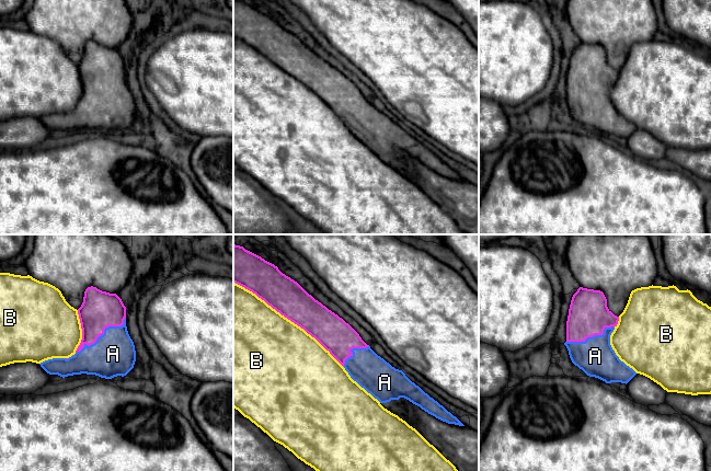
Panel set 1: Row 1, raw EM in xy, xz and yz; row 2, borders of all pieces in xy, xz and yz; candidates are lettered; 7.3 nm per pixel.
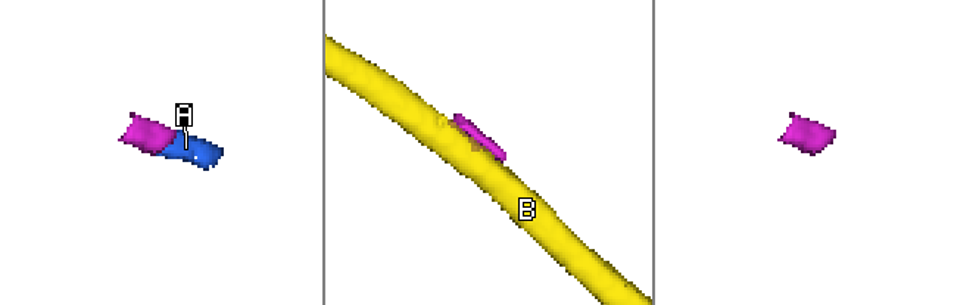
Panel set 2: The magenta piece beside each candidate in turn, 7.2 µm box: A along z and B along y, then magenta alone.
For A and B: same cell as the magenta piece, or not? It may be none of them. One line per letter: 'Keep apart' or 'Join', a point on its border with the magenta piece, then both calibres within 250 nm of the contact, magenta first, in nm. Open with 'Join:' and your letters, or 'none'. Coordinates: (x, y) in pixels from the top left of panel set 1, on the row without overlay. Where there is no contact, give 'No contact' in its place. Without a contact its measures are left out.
Join: A
A: Join. Touches magenta at xy (103, 88). Thickness 280 nm (magenta) against 320 nm
B: Keep apart. Touches magenta at xz (289, 73). Thickness 260 nm (magenta) against 480 nm

